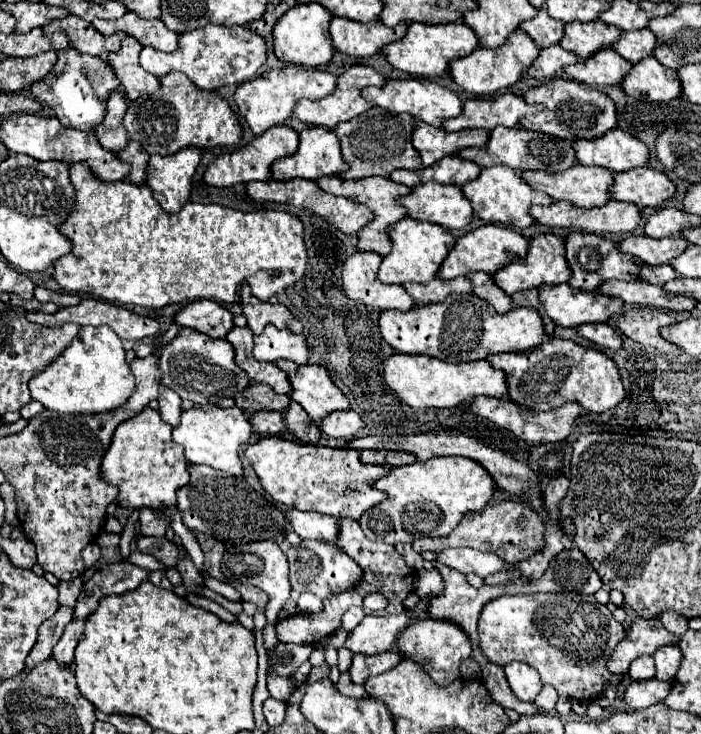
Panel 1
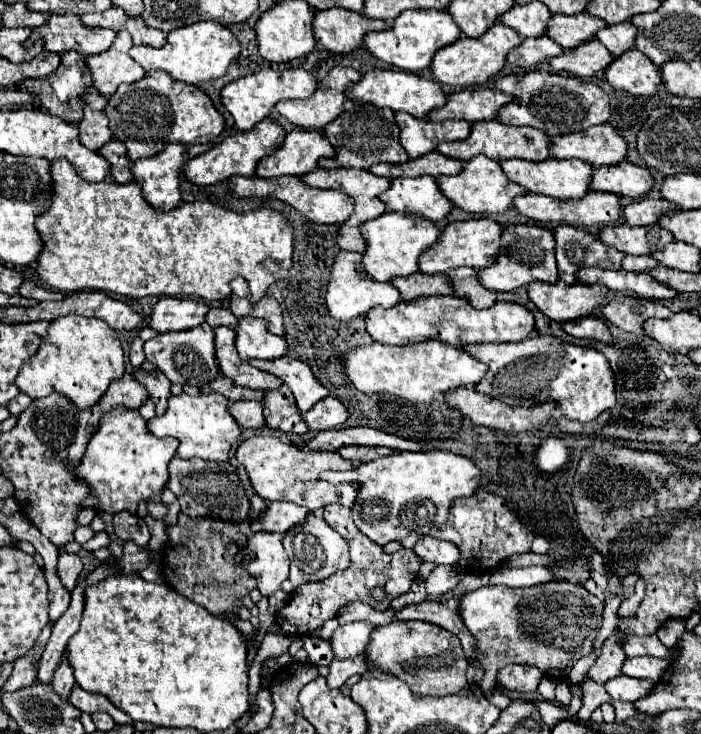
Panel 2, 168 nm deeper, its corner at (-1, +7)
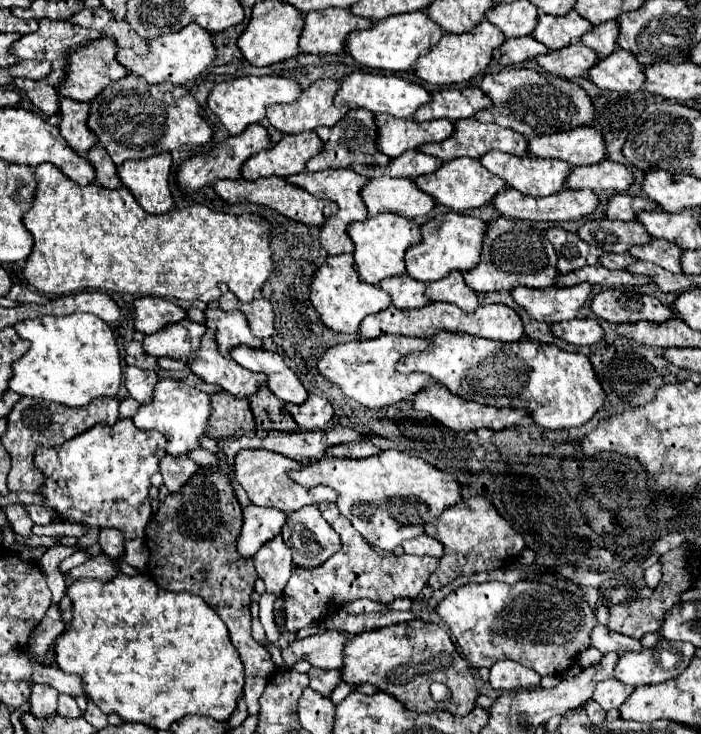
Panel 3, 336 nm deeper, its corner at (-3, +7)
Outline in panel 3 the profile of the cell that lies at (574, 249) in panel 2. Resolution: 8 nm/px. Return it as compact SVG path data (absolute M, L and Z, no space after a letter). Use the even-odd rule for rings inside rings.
M558 226L548 228L546 236L558 254L558 272L570 272L588 264L598 264L598 258L602 256L602 250L598 250L596 246L588 246L578 238L578 234L570 234Z

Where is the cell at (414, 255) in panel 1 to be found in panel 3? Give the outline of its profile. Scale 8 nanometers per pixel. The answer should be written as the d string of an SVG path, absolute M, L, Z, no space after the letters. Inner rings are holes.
M378 214L362 222L350 222L346 232L354 242L354 268L360 280L364 280L366 284L378 284L388 276L406 274L404 252L408 246L418 242L418 224L398 214Z

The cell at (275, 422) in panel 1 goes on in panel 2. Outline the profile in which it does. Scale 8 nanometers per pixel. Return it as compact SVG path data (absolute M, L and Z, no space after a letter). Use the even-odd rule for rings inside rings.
M240 400L230 406L232 416L236 422L240 422L242 428L264 428L266 418L264 418L264 408L260 402L254 400Z

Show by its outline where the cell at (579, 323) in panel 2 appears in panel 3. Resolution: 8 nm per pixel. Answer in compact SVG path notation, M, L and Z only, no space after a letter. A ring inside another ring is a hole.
M570 320L570 322L560 322L560 324L552 324L550 326L552 334L568 344L580 346L580 344L594 344L600 342L604 338L604 330L598 324L598 320Z

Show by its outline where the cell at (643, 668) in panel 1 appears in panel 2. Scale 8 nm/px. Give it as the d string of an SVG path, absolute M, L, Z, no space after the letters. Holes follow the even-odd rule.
M638 656L638 658L626 658L622 672L632 678L646 678L646 680L658 682L658 678L662 678L668 666L670 666L668 660L652 658L652 656Z

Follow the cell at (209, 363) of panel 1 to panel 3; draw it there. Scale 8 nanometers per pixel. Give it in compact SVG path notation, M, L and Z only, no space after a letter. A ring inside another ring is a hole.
M180 320L174 324L166 324L162 330L144 336L144 350L152 356L170 356L186 362L194 350L198 350L198 342L204 334L206 326L190 320Z

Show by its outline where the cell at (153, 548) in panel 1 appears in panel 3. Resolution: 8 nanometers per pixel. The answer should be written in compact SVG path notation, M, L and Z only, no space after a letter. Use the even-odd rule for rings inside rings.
M102 554L86 560L84 564L68 570L68 576L72 580L80 580L80 578L96 578L96 580L110 580L112 576L118 574L116 568L116 560L110 558L102 558Z

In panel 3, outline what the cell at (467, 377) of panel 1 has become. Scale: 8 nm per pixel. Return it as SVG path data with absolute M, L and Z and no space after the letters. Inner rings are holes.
M380 336L374 340L356 340L356 342L336 344L328 348L320 356L316 368L326 380L330 380L334 386L338 386L348 398L356 400L358 404L366 408L384 408L400 400L414 400L414 394L418 394L422 386L428 386L434 382L424 374L404 376L396 372L396 362L404 354L414 350L426 350L426 346L430 346L428 340L408 338L408 336Z

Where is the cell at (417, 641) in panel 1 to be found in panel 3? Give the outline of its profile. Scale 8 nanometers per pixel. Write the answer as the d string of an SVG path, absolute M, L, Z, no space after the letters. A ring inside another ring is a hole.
M420 618L348 638L344 646L344 666L340 668L340 674L340 678L354 688L364 682L374 684L380 692L394 696L412 712L432 714L446 710L452 714L468 714L474 710L474 700L478 696L470 666L456 652L450 634L438 624L424 622ZM436 680L444 682L450 688L452 698L448 702L434 702L430 698L428 688Z

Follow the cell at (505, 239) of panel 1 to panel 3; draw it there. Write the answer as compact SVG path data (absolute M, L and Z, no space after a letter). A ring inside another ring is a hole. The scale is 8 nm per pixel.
M450 212L444 218L432 218L422 224L420 232L422 240L406 250L406 272L414 280L434 282L444 278L452 270L466 272L478 264L478 252L482 250L482 234L486 232L486 222L474 216Z

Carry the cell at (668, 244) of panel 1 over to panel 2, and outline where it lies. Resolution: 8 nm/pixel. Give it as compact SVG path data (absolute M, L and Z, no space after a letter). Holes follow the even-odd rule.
M616 224L616 226L602 228L600 240L604 240L604 244L614 246L624 254L644 256L662 250L666 244L674 242L674 236L668 230L664 230L660 224L656 226Z

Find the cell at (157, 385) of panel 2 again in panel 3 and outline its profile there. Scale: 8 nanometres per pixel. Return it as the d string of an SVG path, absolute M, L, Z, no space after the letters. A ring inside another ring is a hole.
M126 368L124 372L124 386L128 390L128 394L138 400L138 402L150 402L150 394L154 390L154 382L158 382L160 378L156 376L156 372L148 372L148 370L140 370L140 368Z

